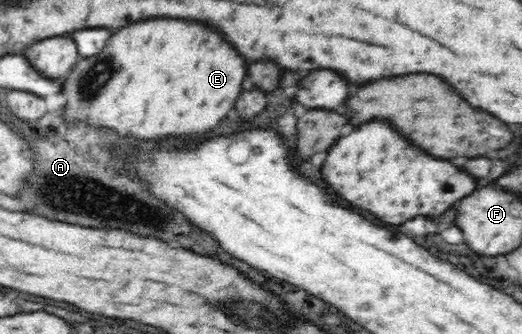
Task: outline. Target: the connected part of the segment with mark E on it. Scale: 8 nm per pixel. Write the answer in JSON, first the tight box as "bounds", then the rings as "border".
{"bounds":[61,20,246,142],"border":[[[147,20],[125,26],[109,38],[103,56],[111,58],[115,66],[131,70],[95,70],[95,56],[79,62],[62,82],[61,92],[67,98],[63,120],[69,124],[85,122],[137,142],[155,142],[167,138],[189,140],[213,130],[213,126],[217,126],[233,108],[235,100],[242,93],[243,78],[246,78],[245,60],[213,28],[197,22]]]}

